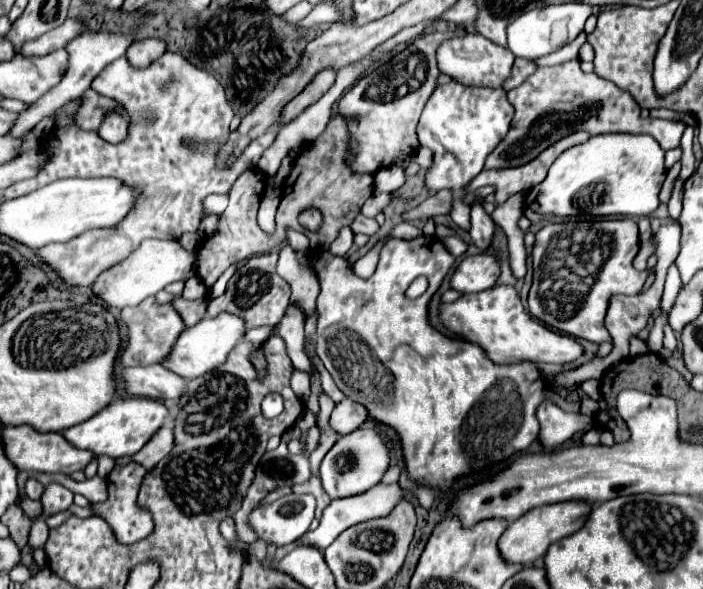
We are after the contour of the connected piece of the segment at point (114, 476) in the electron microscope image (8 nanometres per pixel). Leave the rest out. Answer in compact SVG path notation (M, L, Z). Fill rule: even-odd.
M128 464L128 466L114 466L114 470L108 474L106 478L106 484L108 484L108 498L104 502L96 502L96 504L90 504L92 512L98 514L100 518L104 518L116 540L120 544L132 544L132 542L138 542L142 538L146 538L148 534L152 534L154 530L154 522L152 520L151 513L144 508L138 506L138 490L140 490L140 484L144 480L144 474L148 470L140 464Z

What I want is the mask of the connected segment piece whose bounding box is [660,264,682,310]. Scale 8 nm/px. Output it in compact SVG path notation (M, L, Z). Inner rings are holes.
M672 264L672 266L668 268L666 290L664 290L664 298L662 298L662 306L660 306L660 310L668 310L668 308L674 304L674 300L676 300L680 288L682 288L682 280L680 280L680 274L678 274L676 264Z

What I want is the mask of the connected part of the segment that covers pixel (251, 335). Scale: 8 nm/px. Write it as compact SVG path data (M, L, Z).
M262 326L262 328L250 328L244 332L244 340L258 344L262 338L266 338L266 334L270 332L270 326Z

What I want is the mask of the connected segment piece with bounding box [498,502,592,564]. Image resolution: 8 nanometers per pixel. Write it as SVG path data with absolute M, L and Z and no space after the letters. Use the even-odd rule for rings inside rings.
M558 502L556 506L538 506L536 510L530 510L528 514L520 516L516 522L508 526L508 530L502 534L498 542L498 548L508 562L532 564L534 560L546 554L552 542L558 542L560 538L570 536L576 530L580 530L588 520L590 510L592 510L590 502Z

